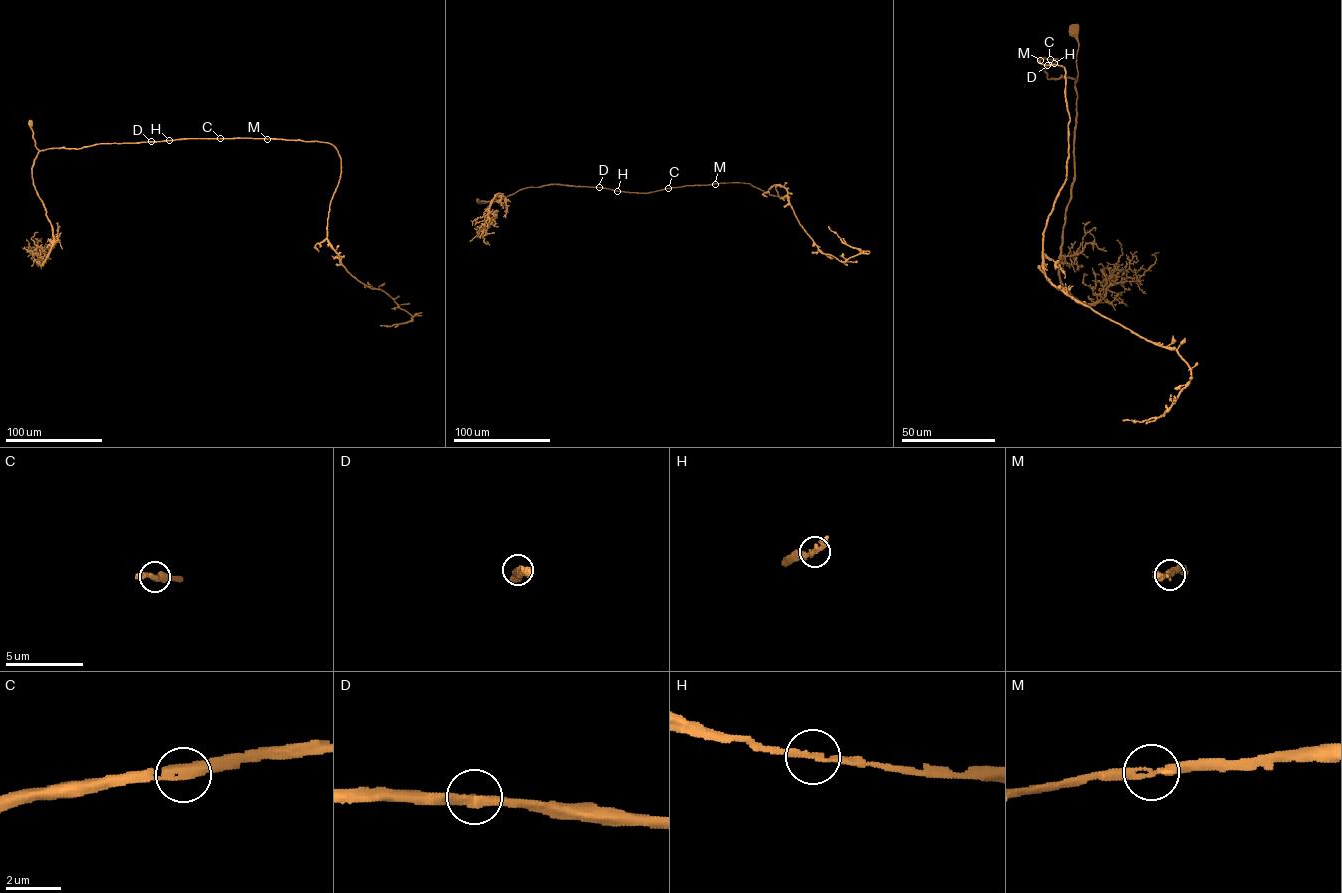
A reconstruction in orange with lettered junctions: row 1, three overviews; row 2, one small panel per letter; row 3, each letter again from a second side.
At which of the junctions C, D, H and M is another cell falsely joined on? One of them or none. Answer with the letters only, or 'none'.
none

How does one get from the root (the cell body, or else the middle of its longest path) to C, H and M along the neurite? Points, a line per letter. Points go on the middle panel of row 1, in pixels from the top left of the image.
C: (478, 201), (480, 203), (494, 202), (523, 188), (553, 184), (636, 193), (668, 188)
H: (478, 201), (480, 203), (494, 202), (523, 188), (553, 184), (617, 191)
M: (478, 201), (480, 203), (494, 202), (523, 188), (553, 184), (650, 193), (715, 184)

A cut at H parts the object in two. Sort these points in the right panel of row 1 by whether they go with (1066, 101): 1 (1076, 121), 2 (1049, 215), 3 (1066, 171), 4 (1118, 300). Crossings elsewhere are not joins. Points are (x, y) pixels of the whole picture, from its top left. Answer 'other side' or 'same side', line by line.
1: other side
2: same side
3: same side
4: other side

